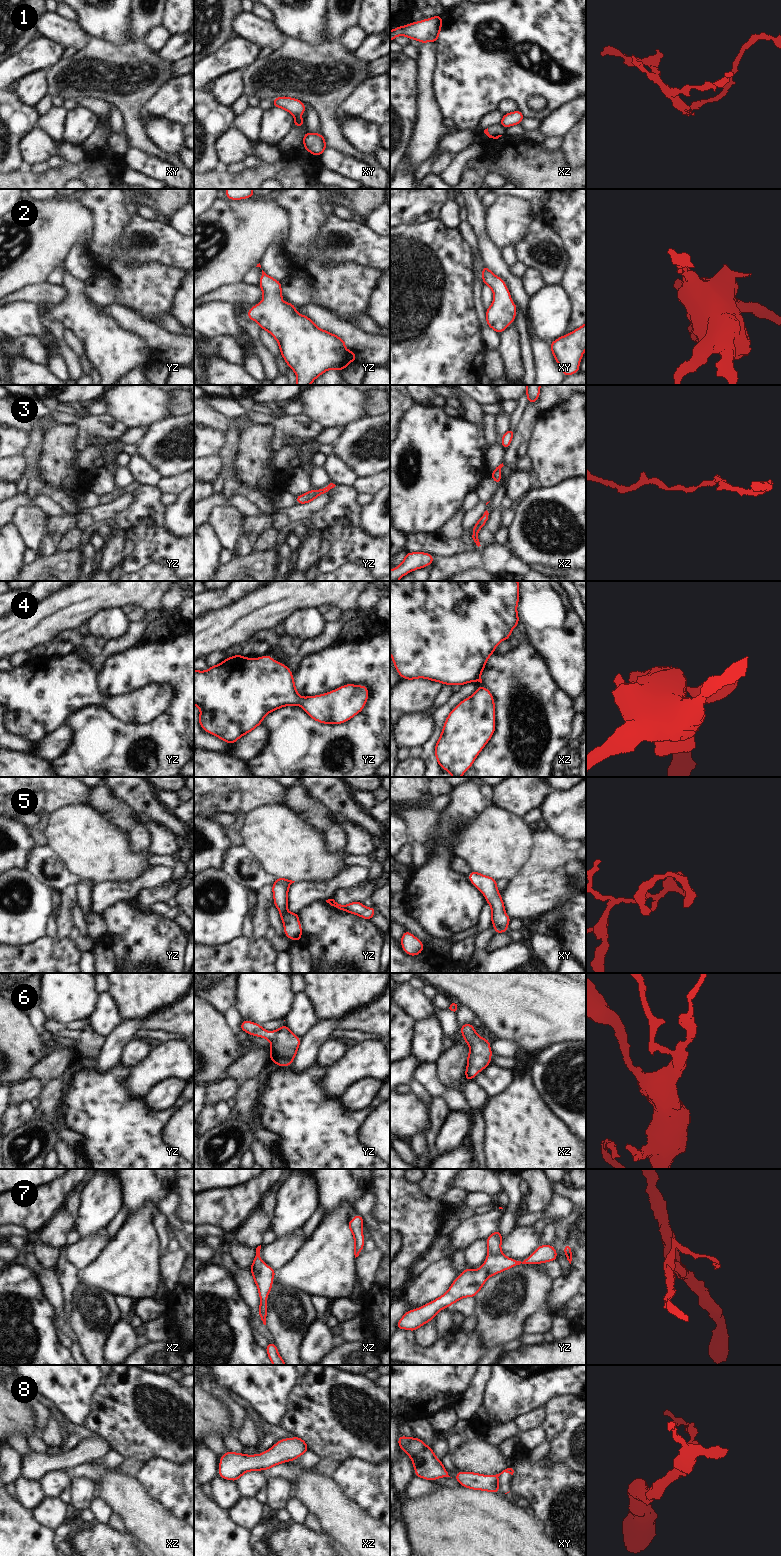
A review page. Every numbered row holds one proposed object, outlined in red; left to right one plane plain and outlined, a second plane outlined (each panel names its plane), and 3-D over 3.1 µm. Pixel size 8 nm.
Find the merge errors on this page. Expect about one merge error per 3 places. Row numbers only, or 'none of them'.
1, 8

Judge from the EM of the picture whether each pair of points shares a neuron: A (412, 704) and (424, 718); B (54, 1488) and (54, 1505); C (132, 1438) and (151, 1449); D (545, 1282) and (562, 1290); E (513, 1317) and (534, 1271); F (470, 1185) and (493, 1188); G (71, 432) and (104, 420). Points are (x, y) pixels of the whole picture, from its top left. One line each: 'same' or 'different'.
A: different
B: different
C: same
D: different
E: same
F: same
G: different

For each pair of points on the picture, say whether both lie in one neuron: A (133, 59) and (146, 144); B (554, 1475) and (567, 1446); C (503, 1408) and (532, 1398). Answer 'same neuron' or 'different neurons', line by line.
A: same neuron
B: different neurons
C: same neuron

